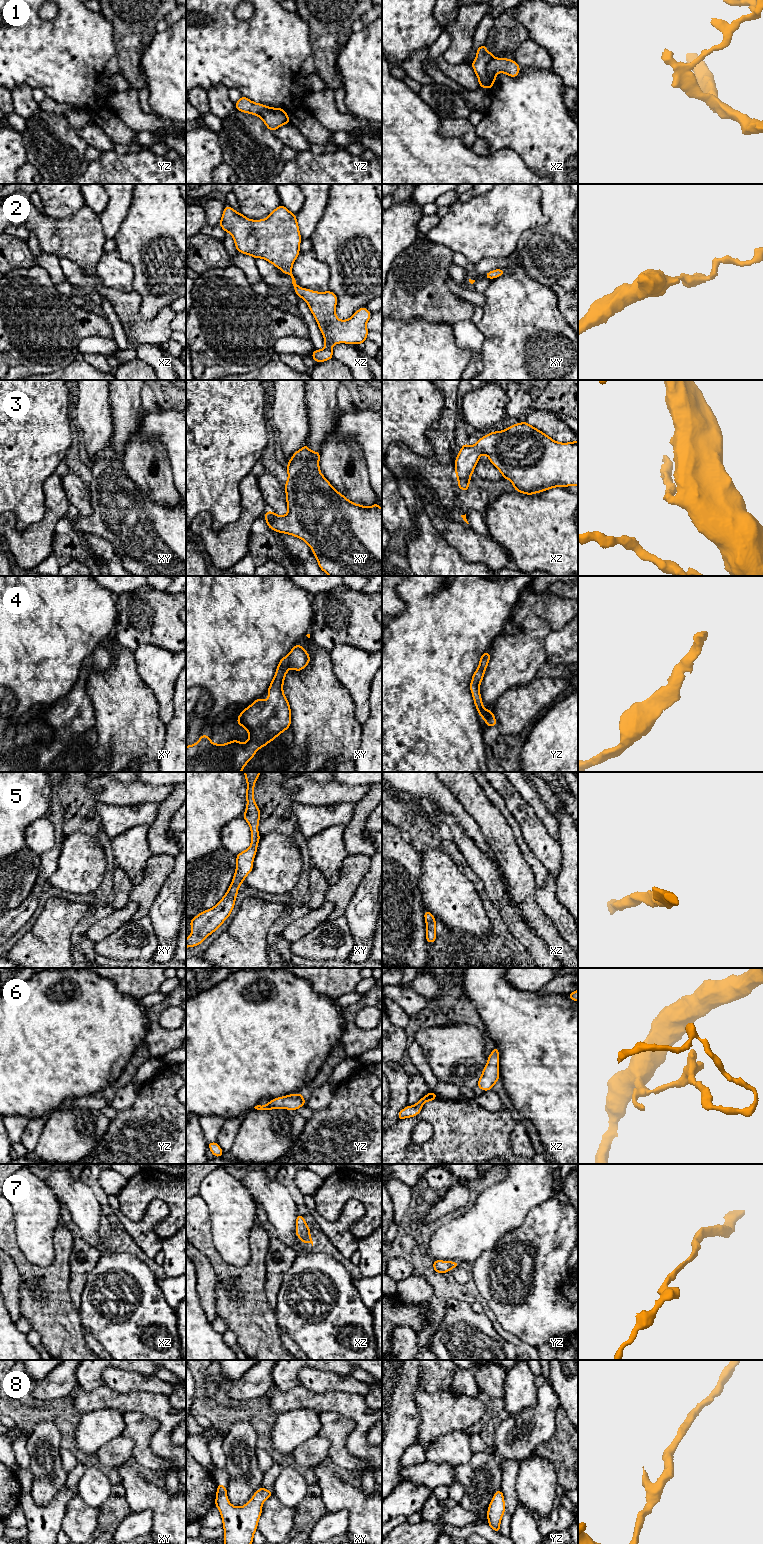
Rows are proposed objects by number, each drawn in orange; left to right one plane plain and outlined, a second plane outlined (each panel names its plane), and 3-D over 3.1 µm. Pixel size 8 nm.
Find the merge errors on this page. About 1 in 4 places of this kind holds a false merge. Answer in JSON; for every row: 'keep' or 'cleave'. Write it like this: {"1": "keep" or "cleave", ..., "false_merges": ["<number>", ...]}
{"1": "keep", "2": "keep", "3": "keep", "4": "keep", "5": "keep", "6": "keep", "7": "keep", "8": "keep", "false_merges": []}

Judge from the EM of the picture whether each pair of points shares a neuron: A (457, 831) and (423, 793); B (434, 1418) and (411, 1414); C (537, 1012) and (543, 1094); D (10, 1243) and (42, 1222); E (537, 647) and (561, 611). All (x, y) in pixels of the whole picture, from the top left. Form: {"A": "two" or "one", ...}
{"A": "two", "B": "two", "C": "one", "D": "two", "E": "one"}

